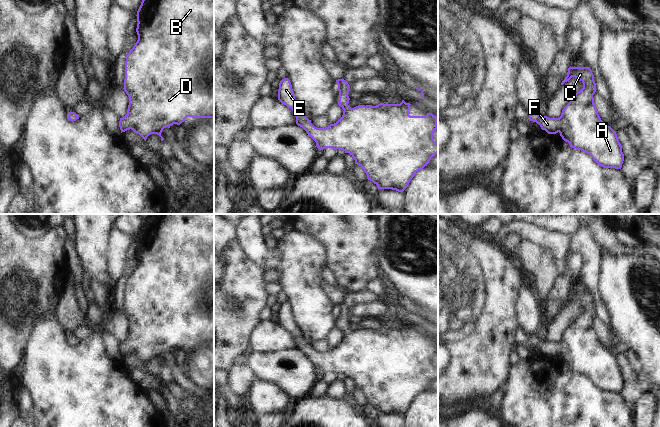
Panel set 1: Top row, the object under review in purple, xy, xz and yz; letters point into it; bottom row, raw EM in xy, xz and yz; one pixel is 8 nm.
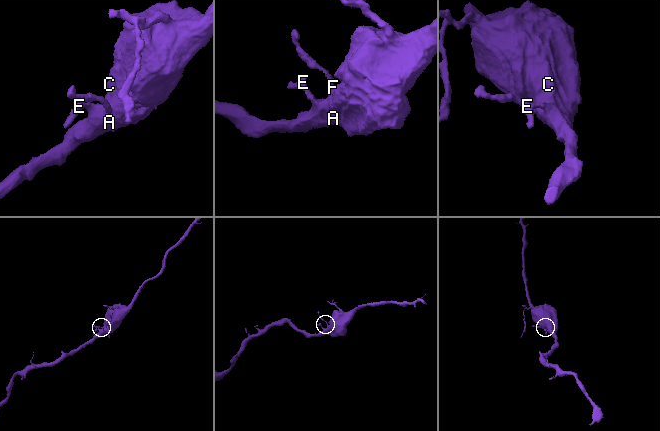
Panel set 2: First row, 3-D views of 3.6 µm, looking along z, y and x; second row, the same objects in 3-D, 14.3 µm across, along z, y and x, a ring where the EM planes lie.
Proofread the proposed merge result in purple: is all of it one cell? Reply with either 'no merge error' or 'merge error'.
no merge error

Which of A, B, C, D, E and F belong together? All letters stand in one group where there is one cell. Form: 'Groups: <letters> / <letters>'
Groups: A B C D E F

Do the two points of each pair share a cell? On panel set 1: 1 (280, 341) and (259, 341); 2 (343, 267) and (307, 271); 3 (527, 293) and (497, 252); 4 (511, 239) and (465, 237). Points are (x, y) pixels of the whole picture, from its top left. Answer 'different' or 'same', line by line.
1: same
2: different
3: different
4: different

